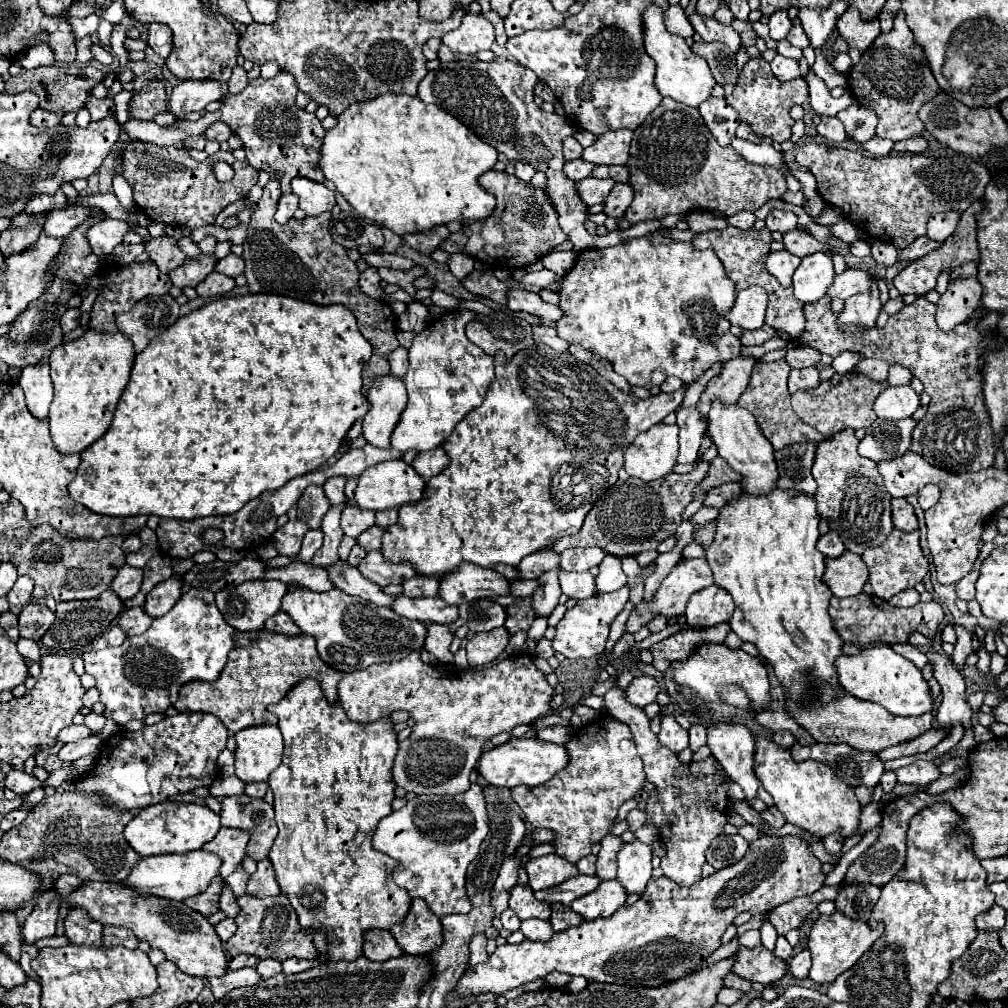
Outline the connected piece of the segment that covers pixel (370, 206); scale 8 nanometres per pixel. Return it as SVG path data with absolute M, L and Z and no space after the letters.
M384 93L370 101L352 103L338 117L338 123L326 131L320 155L318 165L324 177L336 185L344 199L360 215L394 231L396 235L428 231L434 225L446 225L450 221L484 219L496 205L494 195L488 195L488 191L478 185L478 177L494 167L498 151L478 139L466 125L444 109L420 103L420 99L412 95Z

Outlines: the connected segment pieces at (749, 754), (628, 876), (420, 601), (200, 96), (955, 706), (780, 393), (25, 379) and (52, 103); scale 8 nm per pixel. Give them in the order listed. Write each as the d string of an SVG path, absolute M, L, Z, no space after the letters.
M718 723L708 727L706 745L712 749L712 755L724 767L728 777L732 777L732 781L744 789L746 801L756 799L760 781L752 769L752 763L754 763L752 733L740 723L736 725Z
M634 839L632 843L626 843L618 855L618 883L628 893L644 893L646 883L652 879L652 849Z
M396 595L390 609L406 619L416 619L422 623L442 623L450 625L458 619L458 607L444 603L440 597L416 597Z
M206 79L204 83L182 81L174 87L170 95L170 113L174 119L184 119L192 111L202 111L208 103L220 101L228 93L228 83L212 83Z
M928 651L926 653L932 669L934 669L934 679L940 683L942 687L942 703L938 709L938 723L942 727L950 727L952 723L960 721L964 723L964 727L972 727L970 717L972 717L972 709L966 701L966 685L962 675L956 671L956 667L952 665L952 659L948 655L936 653L936 651Z
M784 359L774 361L774 363L758 363L752 371L752 381L748 385L748 389L744 391L744 395L740 397L737 404L746 407L750 413L754 413L763 435L774 445L774 449L782 449L790 443L800 443L800 441L814 441L820 443L824 437L802 423L802 419L794 413L792 405L790 405L790 393L786 387L786 379L788 379L790 367Z
M48 363L24 367L20 373L20 387L26 393L26 403L30 413L36 415L38 419L48 417L48 409L54 397Z
M46 65L46 67L36 67L36 69L22 69L16 77L10 77L6 81L6 93L24 93L24 91L32 91L38 95L40 99L40 109L52 111L52 113L68 113L68 111L78 111L84 107L90 91L104 81L104 73L92 65L86 67L76 67L76 65L68 65L68 67L56 67L56 65Z

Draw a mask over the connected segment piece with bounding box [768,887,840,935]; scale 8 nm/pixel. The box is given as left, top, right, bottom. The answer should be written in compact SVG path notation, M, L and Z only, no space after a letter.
M820 887L810 897L800 897L800 899L792 899L788 903L782 903L780 907L770 911L768 921L776 927L776 931L780 935L786 935L790 929L798 929L802 925L802 919L808 913L812 913L820 901L824 901L824 899L834 901L838 891L840 891L840 887Z

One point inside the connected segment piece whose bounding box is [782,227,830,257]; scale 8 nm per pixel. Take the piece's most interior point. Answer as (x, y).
(799, 242)

